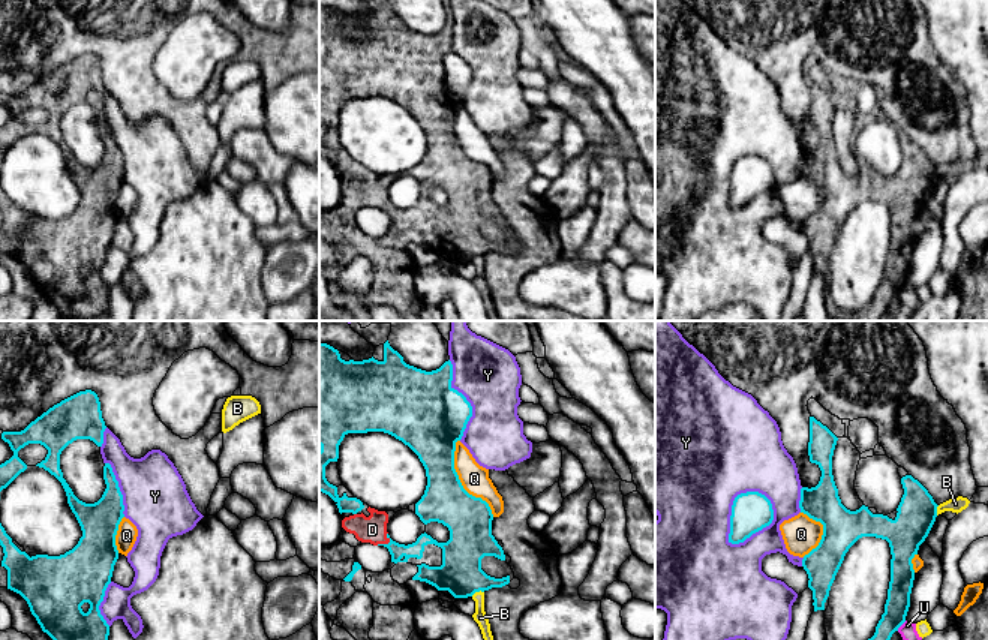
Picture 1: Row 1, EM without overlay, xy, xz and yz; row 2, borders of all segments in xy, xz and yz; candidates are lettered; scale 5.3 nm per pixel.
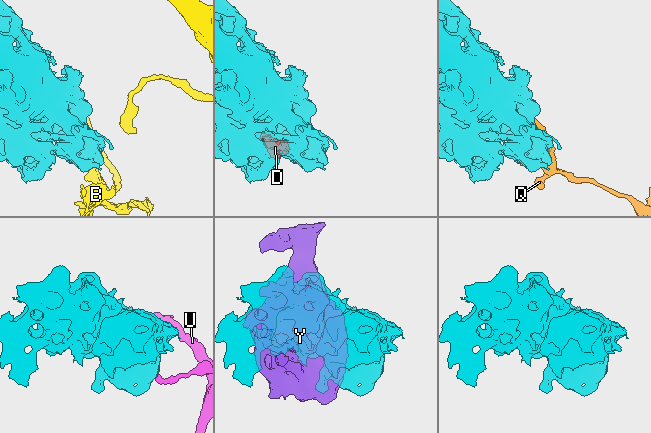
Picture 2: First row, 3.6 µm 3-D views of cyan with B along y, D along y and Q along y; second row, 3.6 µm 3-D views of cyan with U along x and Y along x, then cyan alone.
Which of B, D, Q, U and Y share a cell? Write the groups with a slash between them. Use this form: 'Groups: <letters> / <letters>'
Groups: B / D / Q / U / Y

